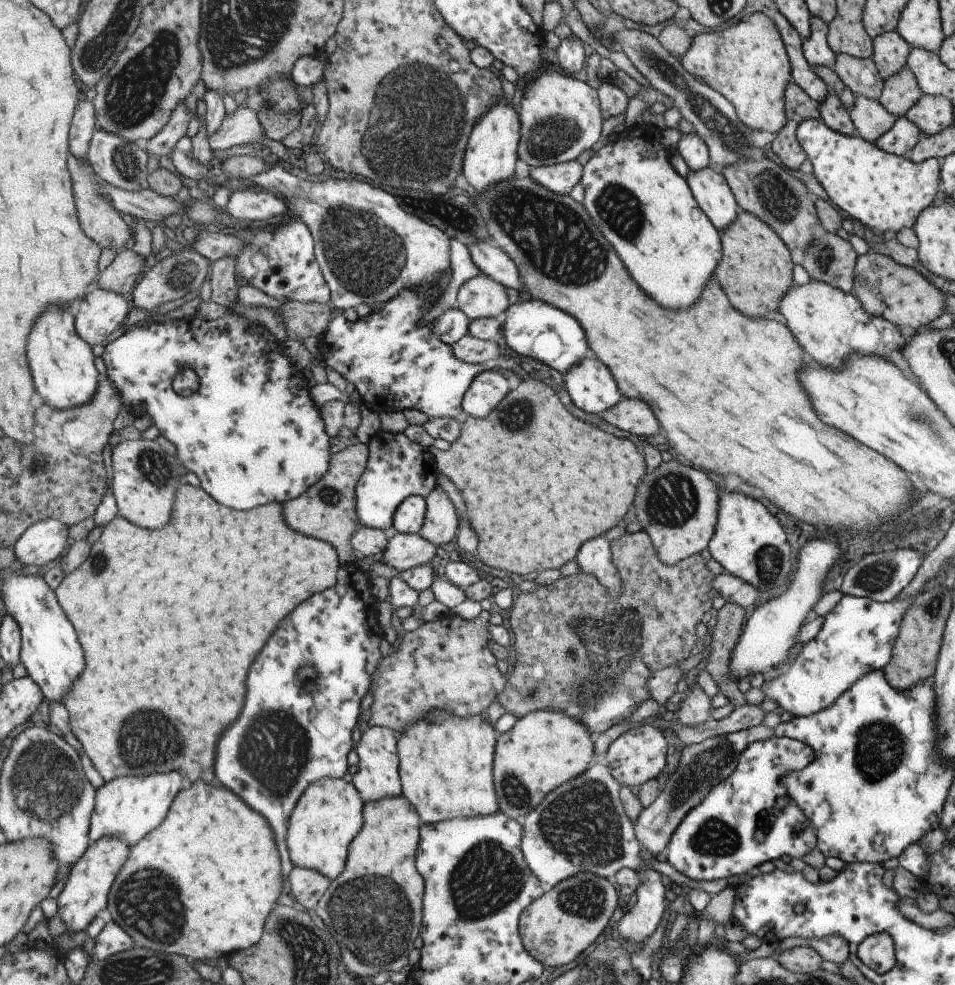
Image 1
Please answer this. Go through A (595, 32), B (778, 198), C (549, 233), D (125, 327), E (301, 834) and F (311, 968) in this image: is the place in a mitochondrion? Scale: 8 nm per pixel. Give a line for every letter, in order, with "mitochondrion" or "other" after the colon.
A: other
B: mitochondrion
C: mitochondrion
D: other
E: other
F: mitochondrion

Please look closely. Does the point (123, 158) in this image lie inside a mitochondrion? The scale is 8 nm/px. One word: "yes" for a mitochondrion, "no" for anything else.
yes

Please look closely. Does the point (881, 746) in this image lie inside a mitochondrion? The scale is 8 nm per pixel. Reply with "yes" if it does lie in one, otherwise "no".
yes

